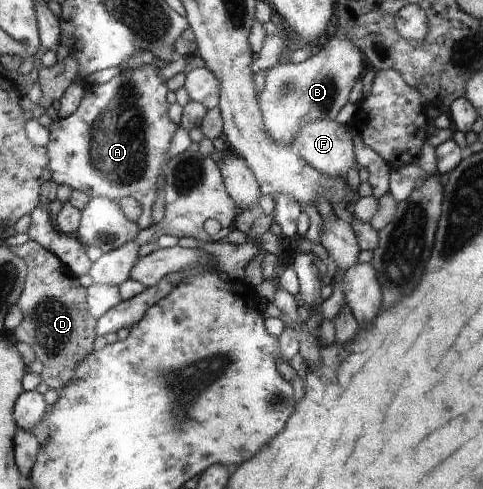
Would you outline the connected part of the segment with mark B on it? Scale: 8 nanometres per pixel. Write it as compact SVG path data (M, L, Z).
M339 28L325 46L313 51L313 55L304 62L272 67L265 78L265 89L258 95L267 130L278 142L287 143L287 134L293 134L293 128L302 128L313 120L336 120L337 112L348 104L349 90L361 72L361 52Z

